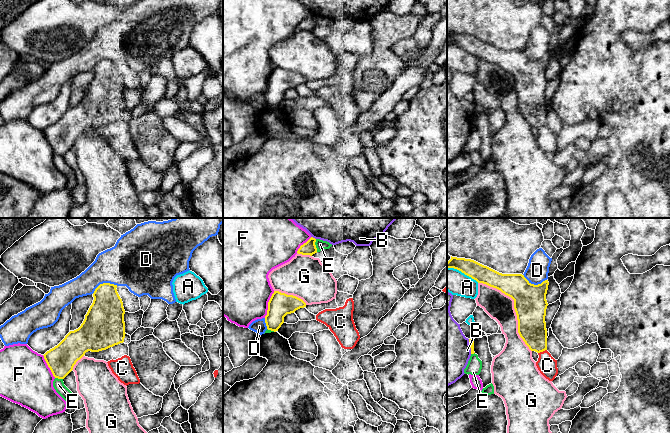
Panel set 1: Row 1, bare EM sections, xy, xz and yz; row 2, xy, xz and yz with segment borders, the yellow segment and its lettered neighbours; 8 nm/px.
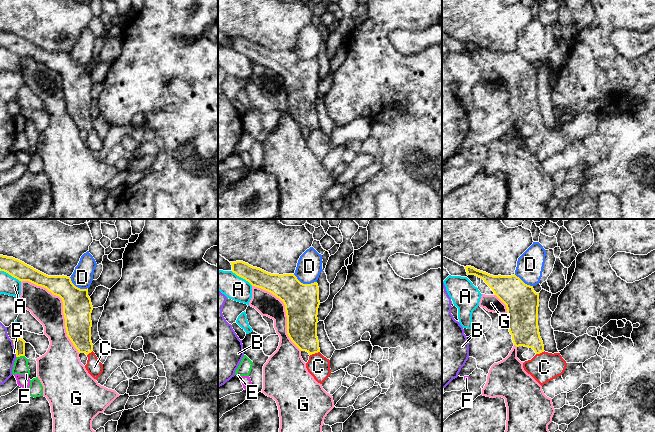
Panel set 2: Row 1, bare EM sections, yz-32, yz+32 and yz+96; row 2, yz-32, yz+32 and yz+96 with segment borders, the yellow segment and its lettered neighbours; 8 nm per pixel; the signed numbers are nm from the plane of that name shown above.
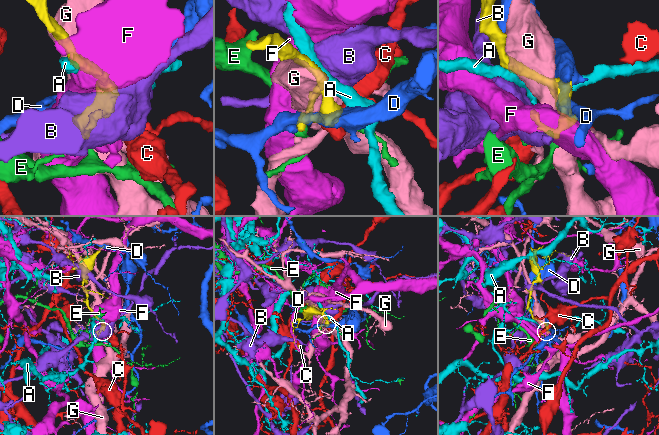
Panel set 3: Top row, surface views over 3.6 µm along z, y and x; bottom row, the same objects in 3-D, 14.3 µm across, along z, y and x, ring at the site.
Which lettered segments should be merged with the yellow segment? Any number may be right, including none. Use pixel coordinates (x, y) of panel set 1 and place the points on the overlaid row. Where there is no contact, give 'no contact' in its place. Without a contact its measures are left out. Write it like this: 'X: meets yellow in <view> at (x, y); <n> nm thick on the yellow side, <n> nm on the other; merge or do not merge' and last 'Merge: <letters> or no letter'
A: meets yellow in yz at (463, 272); 140 nm thick on the yellow side, 190 nm on the other; do not merge
B: meets yellow in yz at (470, 346); 50 nm thick on the yellow side, 360 nm on the other; do not merge
C: meets yellow in yz at (542, 351); 220 nm thick on the yellow side, 160 nm on the other; merge
D: meets yellow in xy at (104, 283); 280 nm thick on the yellow side, 360 nm on the other; do not merge
E: meets yellow in xz at (315, 245); 110 nm thick on the yellow side, 80 nm on the other; do not merge
F: meets yellow in xz at (268, 304); 190 nm thick on the yellow side, 480 nm on the other; do not merge
G: meets yellow in yz at (514, 308); 260 nm thick on the yellow side, 220 nm on the other; do not merge
Merge: C

